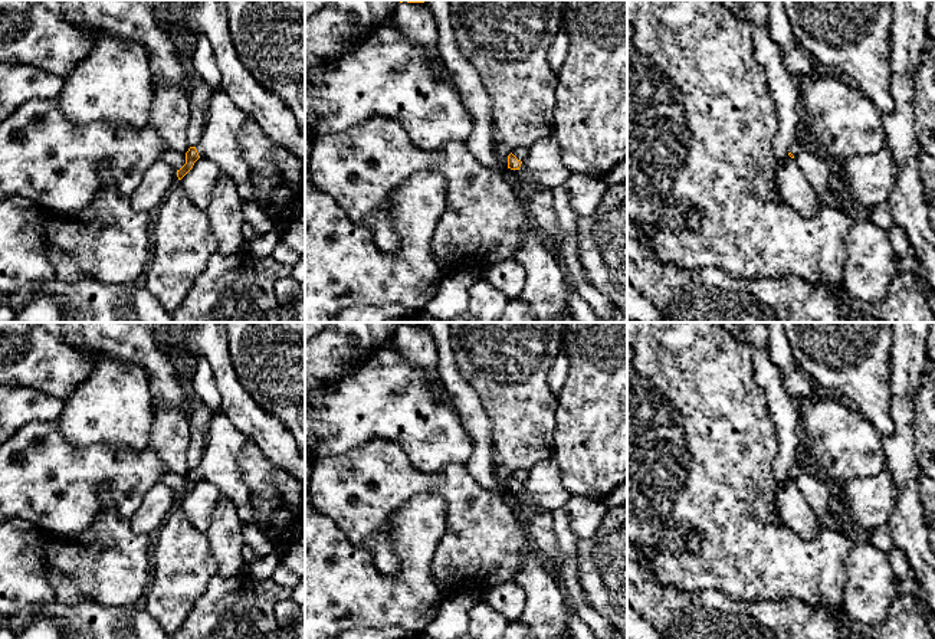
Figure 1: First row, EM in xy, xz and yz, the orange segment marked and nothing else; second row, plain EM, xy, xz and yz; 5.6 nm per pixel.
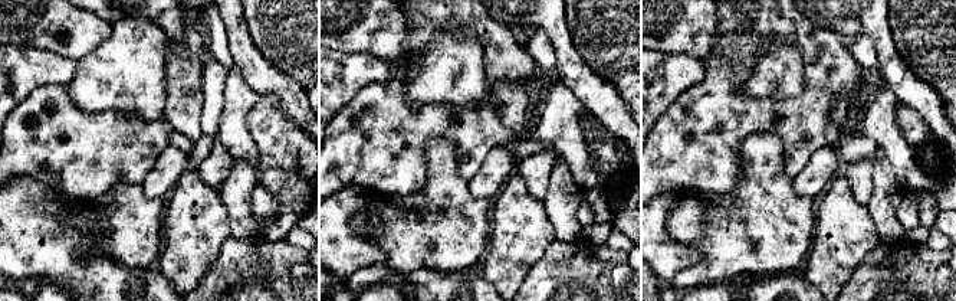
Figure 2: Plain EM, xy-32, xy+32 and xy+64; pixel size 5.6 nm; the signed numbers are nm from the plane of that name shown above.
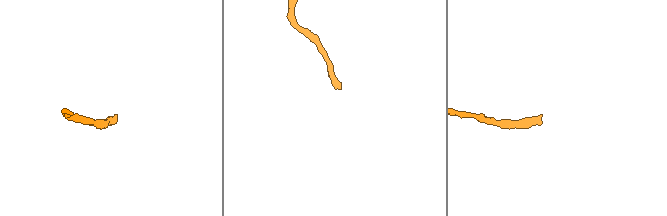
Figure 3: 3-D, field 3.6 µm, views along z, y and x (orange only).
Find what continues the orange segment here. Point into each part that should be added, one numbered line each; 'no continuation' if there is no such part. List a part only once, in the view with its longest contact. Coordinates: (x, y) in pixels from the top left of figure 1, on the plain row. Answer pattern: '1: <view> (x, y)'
1: xy (219, 465)

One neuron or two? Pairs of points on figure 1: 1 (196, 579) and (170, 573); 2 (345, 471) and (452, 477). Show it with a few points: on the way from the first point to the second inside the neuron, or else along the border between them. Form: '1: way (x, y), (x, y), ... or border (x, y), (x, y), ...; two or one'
1: way (190, 579), (176, 573); one
2: way (371, 479), (426, 481); one

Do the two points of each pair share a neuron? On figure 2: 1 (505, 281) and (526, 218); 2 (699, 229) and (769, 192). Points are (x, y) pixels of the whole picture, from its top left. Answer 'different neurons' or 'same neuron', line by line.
1: same neuron
2: same neuron

